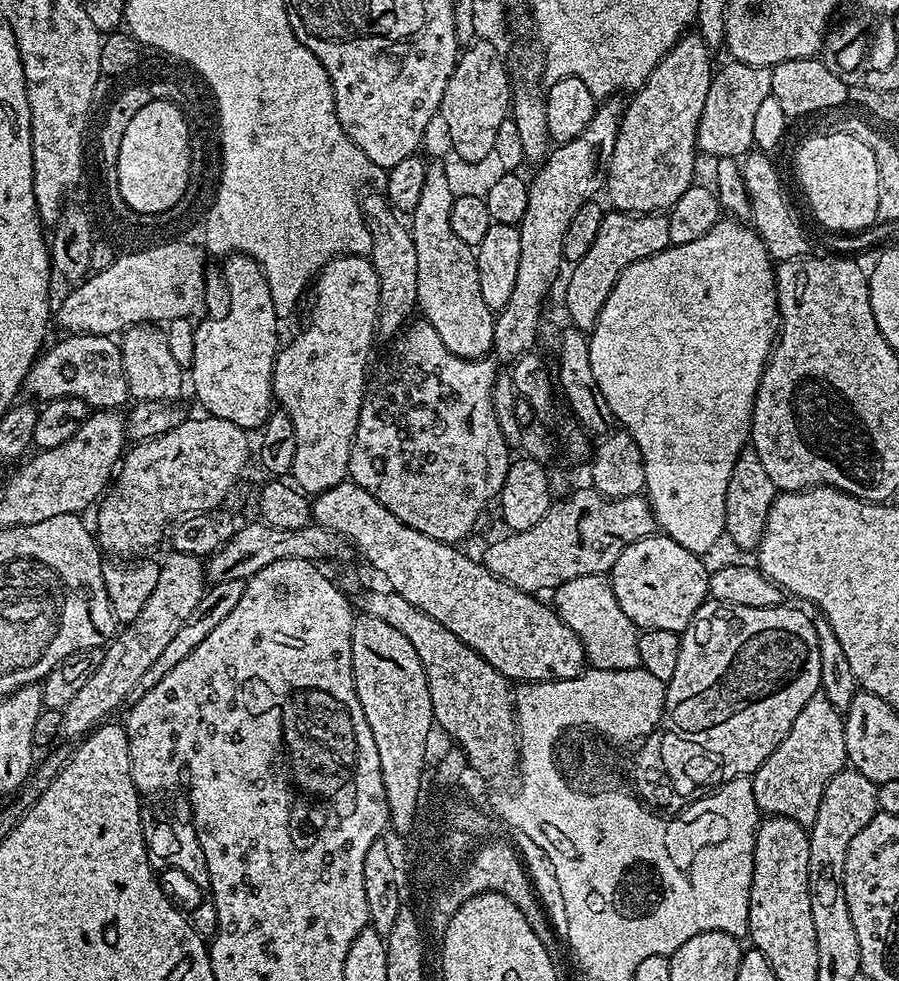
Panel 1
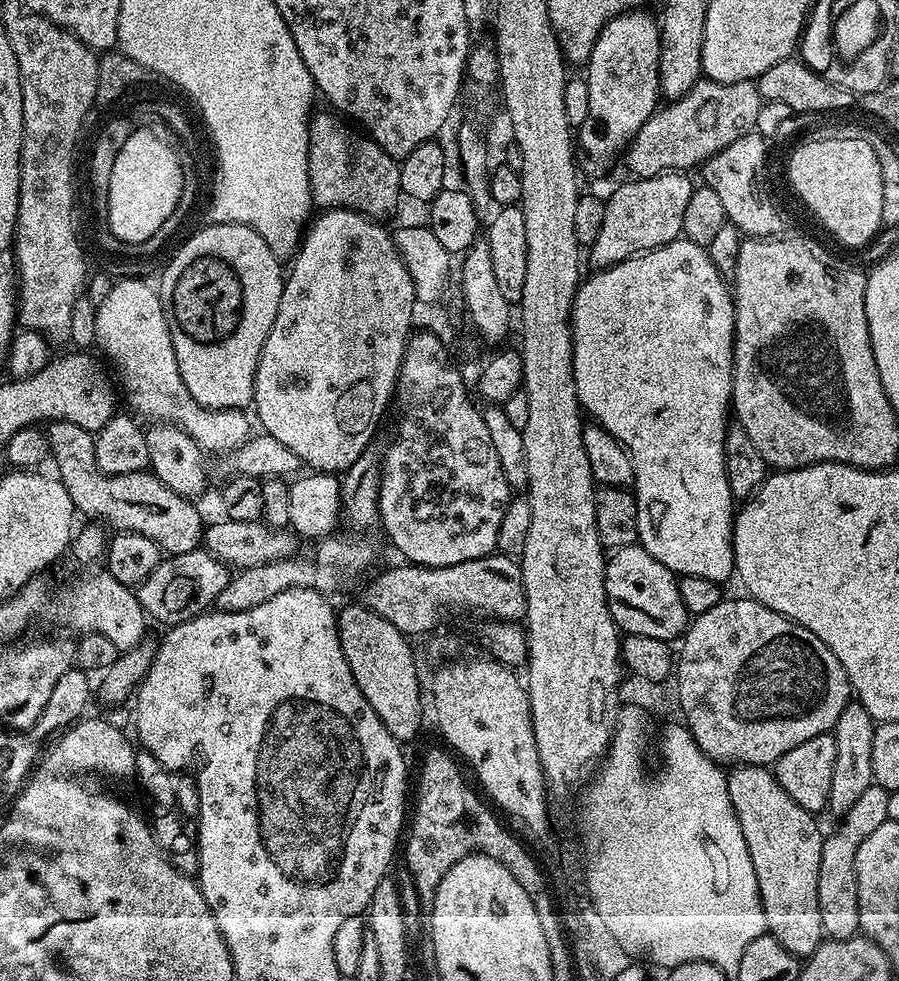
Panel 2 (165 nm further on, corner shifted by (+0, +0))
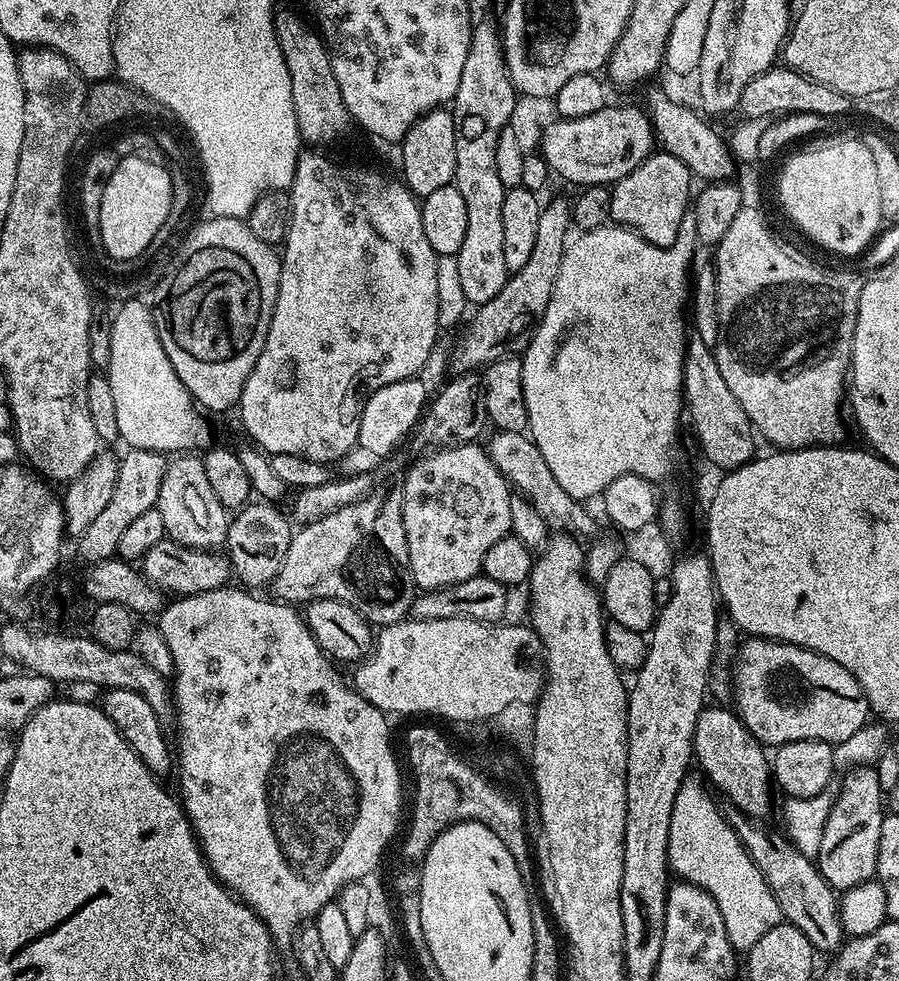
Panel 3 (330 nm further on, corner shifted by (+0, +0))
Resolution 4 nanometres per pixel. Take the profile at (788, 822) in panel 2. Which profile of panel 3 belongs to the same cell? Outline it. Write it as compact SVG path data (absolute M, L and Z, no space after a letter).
M705 707L694 726L692 743L695 763L708 775L707 783L728 796L728 804L753 818L764 818L772 808L774 781L770 767L770 756L765 745L755 740L746 730L735 711L724 708Z

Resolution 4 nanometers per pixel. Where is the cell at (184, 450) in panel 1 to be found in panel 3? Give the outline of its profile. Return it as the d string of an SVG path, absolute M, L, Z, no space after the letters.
M414 378L382 386L368 395L367 407L360 415L356 444L338 461L339 475L364 478L367 477L367 472L374 471L407 436L409 439L413 435L414 429L420 423L420 417L424 414L425 406L421 403L423 399L421 383Z

